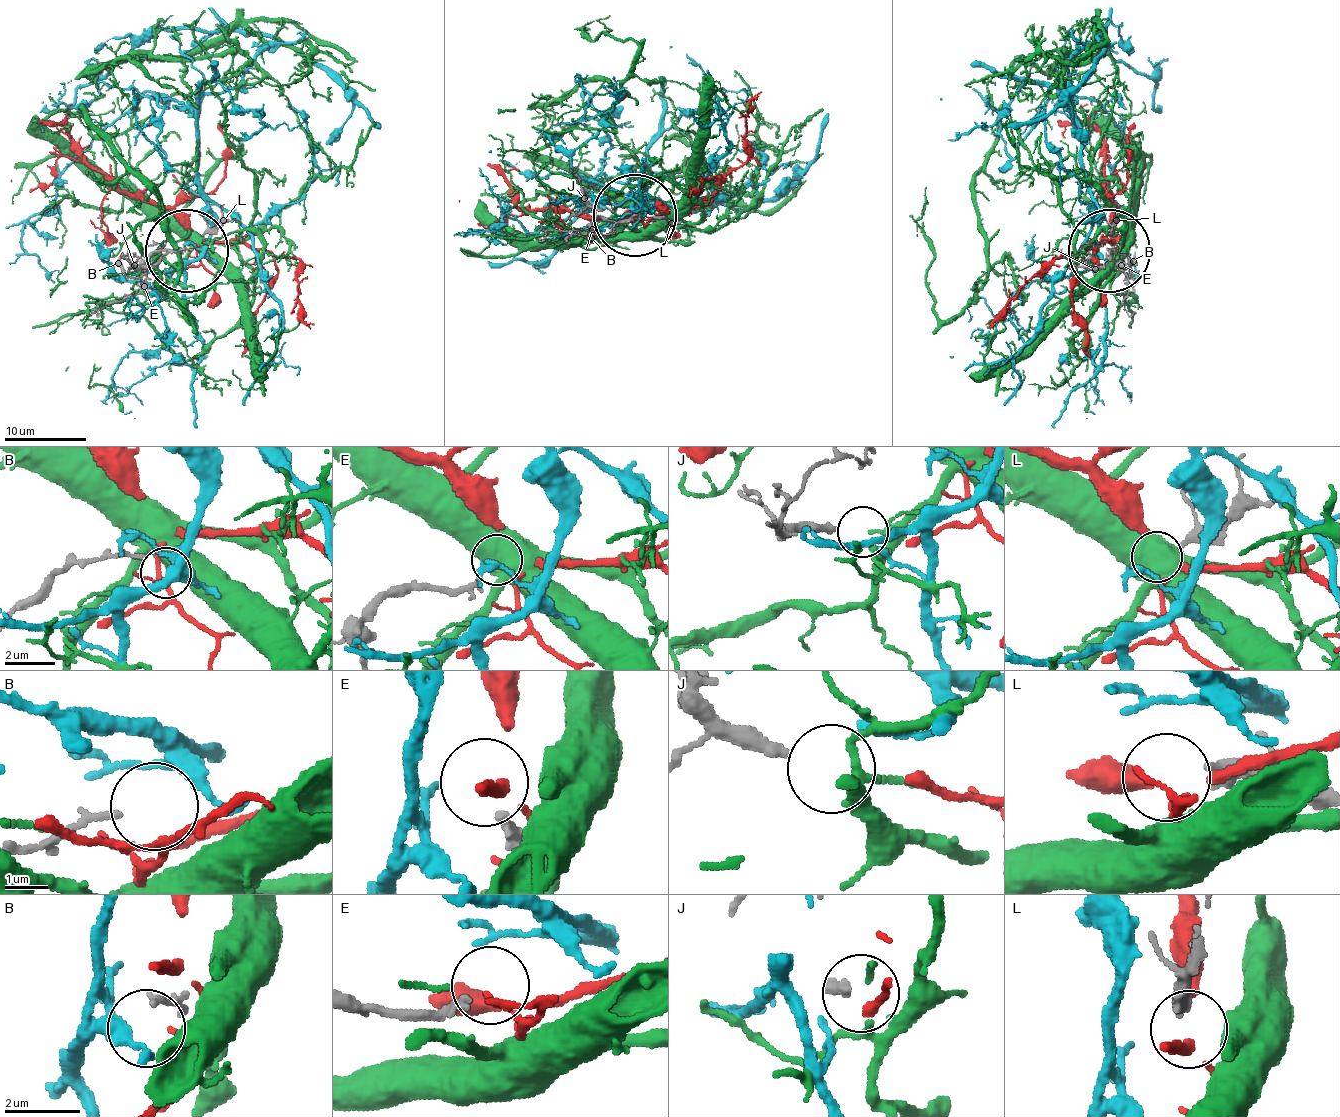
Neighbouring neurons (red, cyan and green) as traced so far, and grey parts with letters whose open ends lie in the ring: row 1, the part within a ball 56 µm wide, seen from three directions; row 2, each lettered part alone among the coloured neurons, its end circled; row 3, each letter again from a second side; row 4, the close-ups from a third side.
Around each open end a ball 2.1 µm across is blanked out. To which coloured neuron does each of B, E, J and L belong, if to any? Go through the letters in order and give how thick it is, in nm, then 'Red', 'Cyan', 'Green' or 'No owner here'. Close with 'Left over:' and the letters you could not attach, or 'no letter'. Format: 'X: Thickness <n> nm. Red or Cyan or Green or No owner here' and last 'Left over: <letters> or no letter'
B: Thickness 160 nm. Cyan
E: Thickness 260 nm. No owner here
J: Thickness 320 nm. Green
L: Thickness 320 nm. No owner here
Left over: E, L

